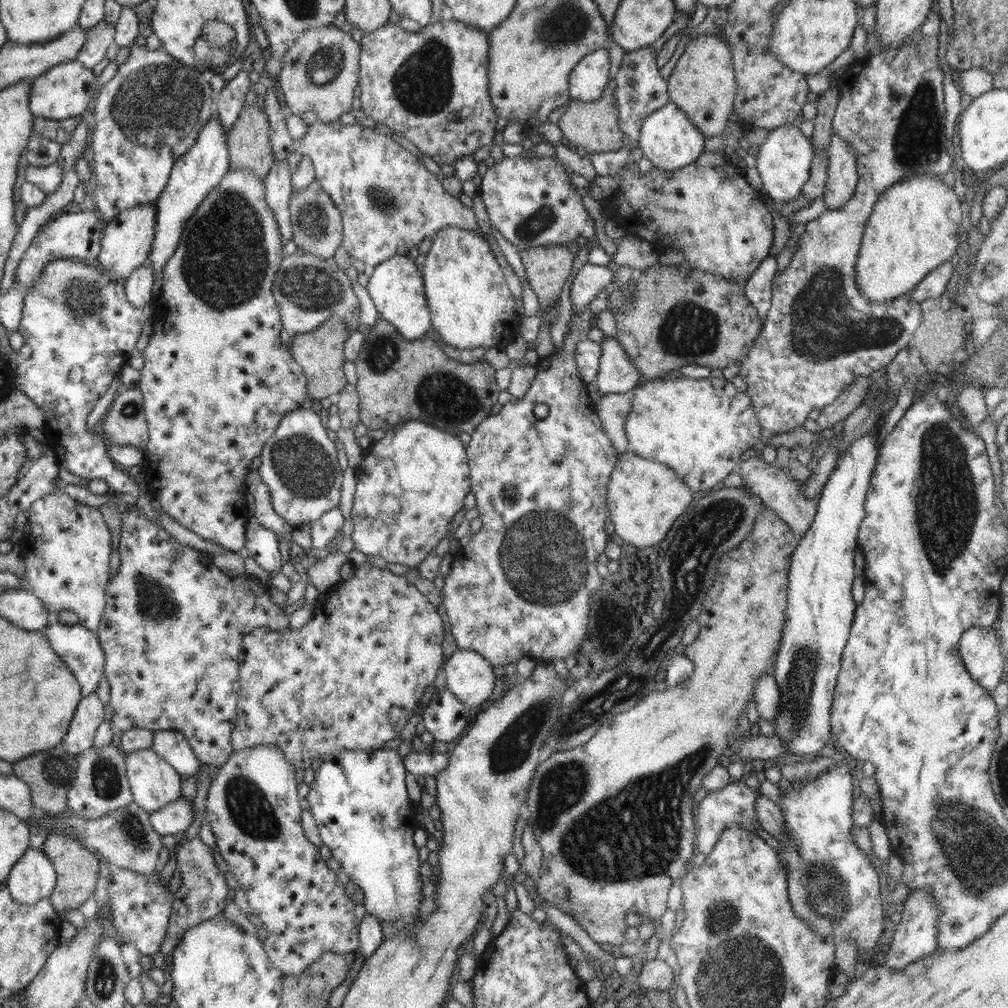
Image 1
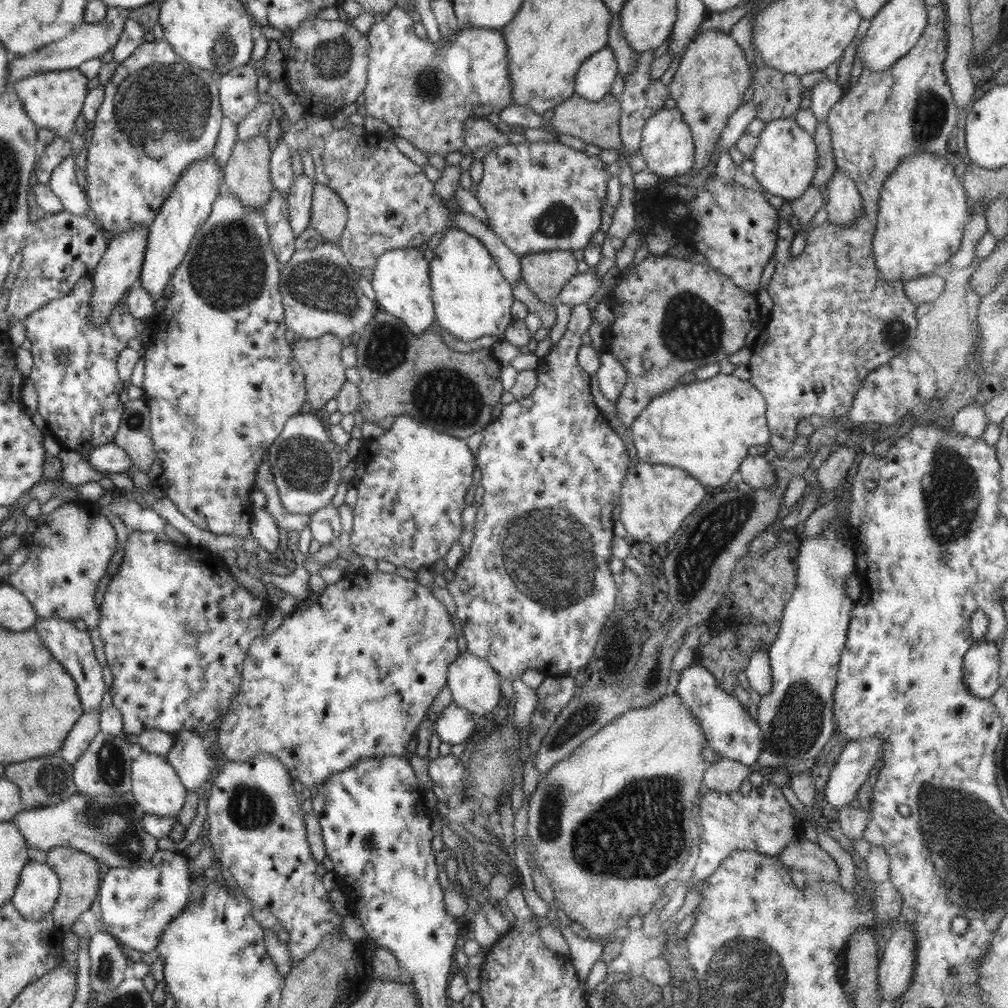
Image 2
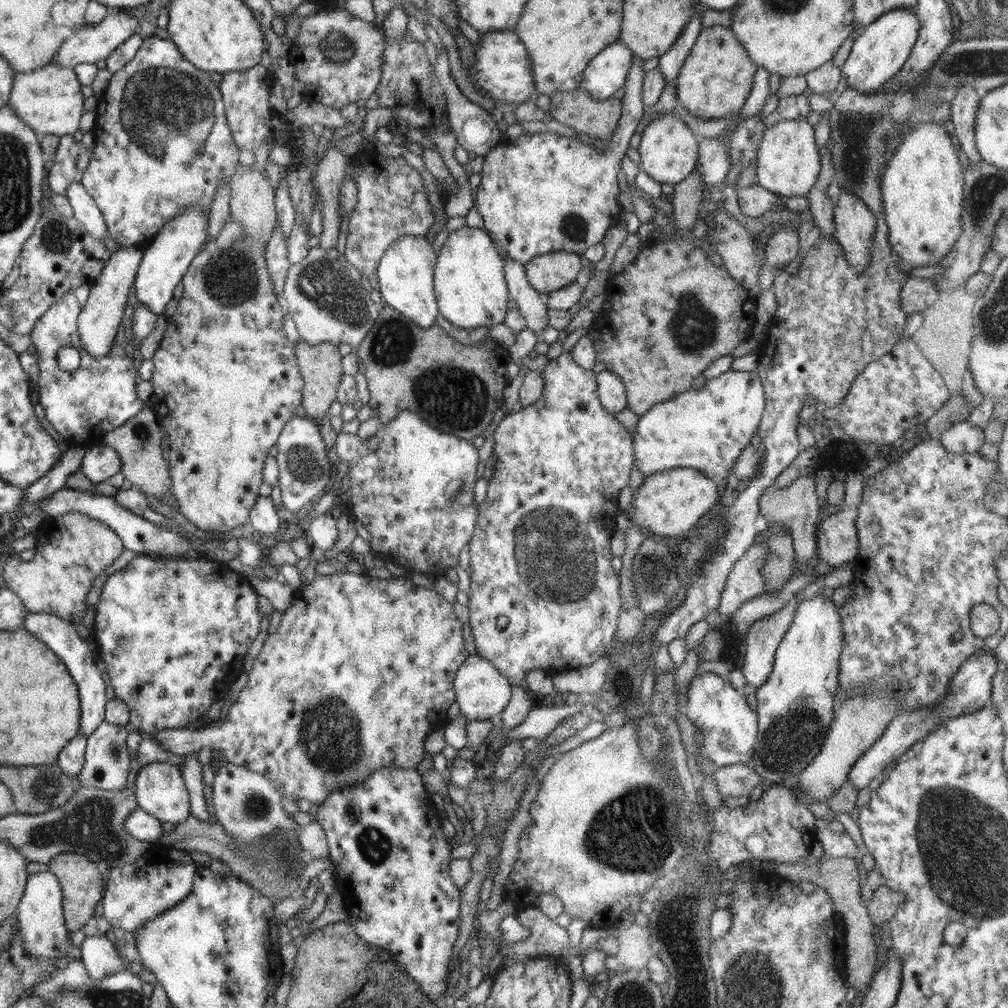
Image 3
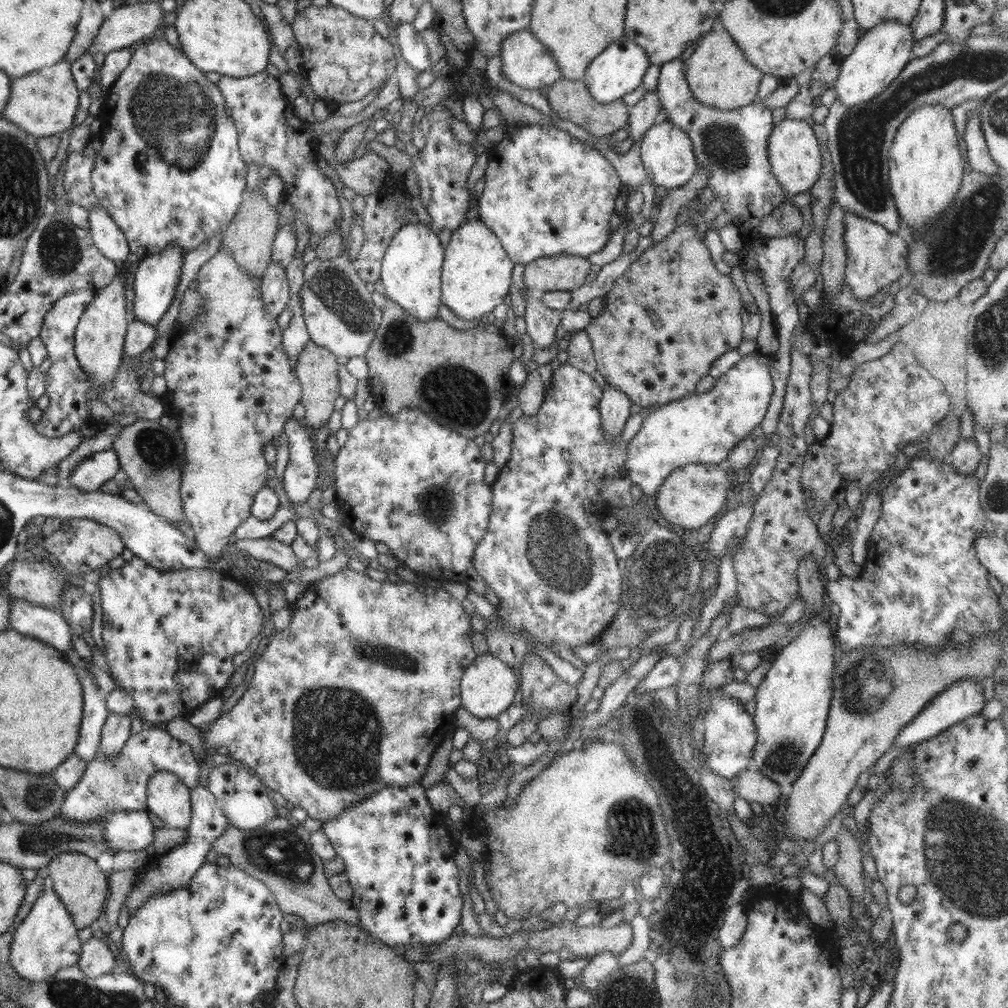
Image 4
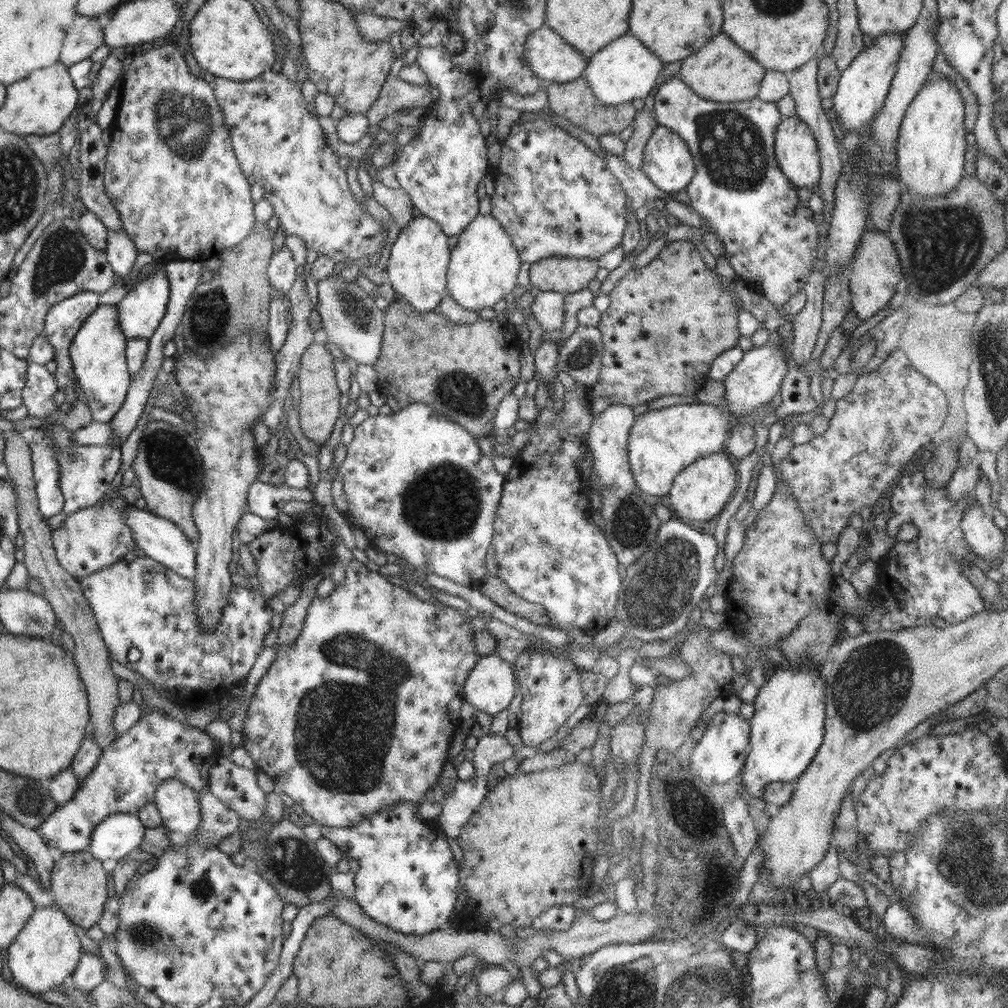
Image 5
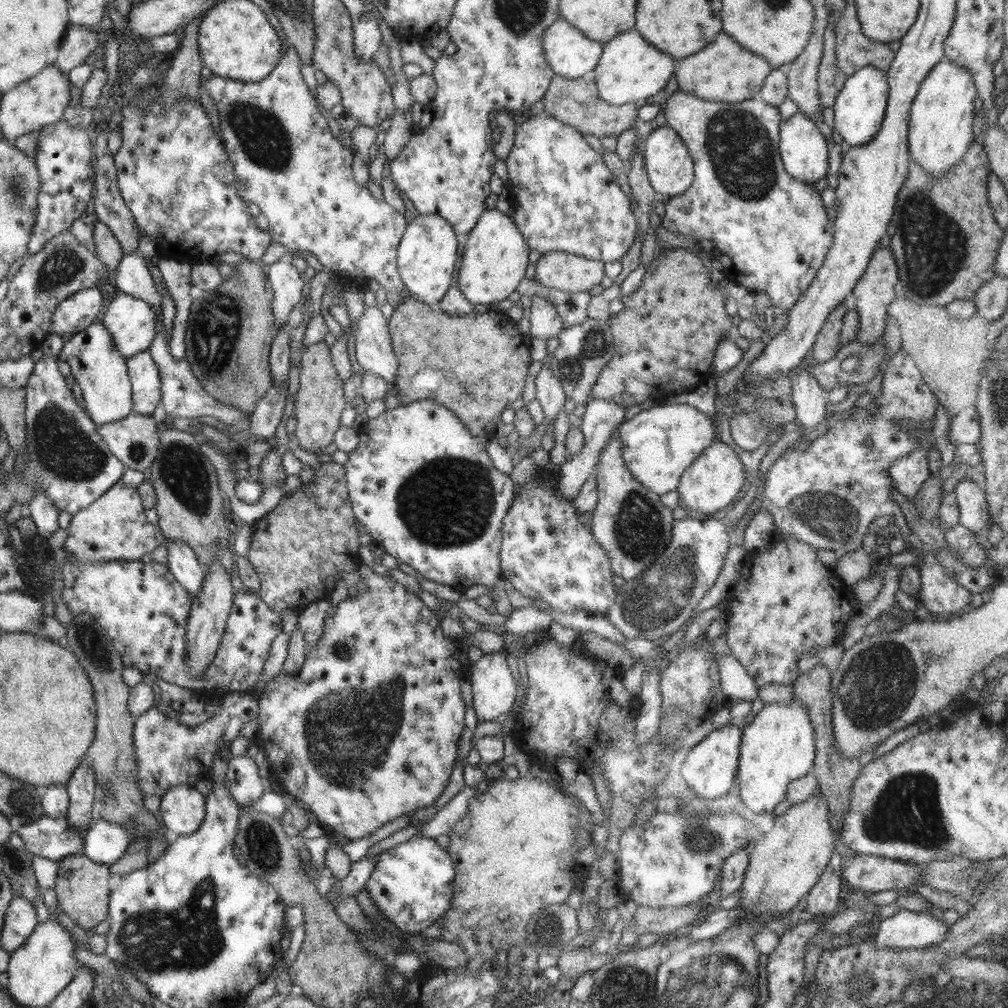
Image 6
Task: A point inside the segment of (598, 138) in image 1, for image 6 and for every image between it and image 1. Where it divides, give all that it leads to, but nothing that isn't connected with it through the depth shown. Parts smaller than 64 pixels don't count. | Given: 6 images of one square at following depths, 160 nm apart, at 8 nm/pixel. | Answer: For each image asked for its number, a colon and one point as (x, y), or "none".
2: (597, 123)
3: (591, 118)
4: (570, 99)
5: (575, 101)
6: (575, 102)

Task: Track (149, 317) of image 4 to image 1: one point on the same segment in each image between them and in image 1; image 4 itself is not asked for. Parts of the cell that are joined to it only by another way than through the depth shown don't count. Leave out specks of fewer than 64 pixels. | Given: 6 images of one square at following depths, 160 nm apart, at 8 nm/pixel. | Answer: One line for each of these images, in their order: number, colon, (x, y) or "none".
1: (199, 170)
2: (190, 203)
3: (166, 259)

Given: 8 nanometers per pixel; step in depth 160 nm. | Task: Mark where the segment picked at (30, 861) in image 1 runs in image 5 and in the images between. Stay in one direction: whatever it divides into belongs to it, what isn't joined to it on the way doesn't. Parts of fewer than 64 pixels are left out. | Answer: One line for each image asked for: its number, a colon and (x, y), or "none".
2: (35, 896)
3: (42, 926)
4: (46, 940)
5: (48, 949)

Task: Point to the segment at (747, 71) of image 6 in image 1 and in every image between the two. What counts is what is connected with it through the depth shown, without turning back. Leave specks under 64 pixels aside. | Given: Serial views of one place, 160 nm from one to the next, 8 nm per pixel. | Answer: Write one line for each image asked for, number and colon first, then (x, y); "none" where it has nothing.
1: (703, 84)
2: (713, 74)
3: (716, 78)
4: (719, 76)
5: (720, 71)

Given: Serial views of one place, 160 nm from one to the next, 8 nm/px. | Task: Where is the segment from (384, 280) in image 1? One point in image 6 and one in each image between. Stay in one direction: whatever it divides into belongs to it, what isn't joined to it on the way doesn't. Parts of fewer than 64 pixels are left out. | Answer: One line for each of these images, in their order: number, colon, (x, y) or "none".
2: (401, 280)
3: (405, 273)
4: (411, 269)
5: (417, 269)
6: (427, 254)

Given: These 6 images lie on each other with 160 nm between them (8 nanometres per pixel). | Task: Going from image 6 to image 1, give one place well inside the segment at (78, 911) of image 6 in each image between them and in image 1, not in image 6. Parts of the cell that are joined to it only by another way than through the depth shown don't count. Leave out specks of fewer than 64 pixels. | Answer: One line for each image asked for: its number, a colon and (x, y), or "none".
1: (77, 868)
2: (79, 879)
3: (82, 886)
4: (81, 885)
5: (78, 882)

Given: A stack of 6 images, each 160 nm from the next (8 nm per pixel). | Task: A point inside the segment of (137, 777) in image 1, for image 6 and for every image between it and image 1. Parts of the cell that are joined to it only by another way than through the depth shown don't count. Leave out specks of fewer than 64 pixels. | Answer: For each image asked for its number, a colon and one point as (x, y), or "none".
2: (157, 789)
3: (160, 788)
4: (169, 798)
5: (179, 806)
6: (183, 808)

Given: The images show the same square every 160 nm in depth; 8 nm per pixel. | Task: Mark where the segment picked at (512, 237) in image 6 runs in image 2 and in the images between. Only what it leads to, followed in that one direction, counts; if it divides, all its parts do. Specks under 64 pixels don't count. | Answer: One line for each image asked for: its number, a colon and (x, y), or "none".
2: (471, 298)
3: (471, 291)
4: (476, 275)
5: (483, 268)

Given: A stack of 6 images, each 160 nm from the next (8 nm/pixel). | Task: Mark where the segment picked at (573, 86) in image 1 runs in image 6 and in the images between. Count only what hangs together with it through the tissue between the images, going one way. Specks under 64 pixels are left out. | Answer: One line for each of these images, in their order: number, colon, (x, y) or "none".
2: (594, 78)
3: (606, 72)
4: (619, 68)
5: (623, 70)
6: (629, 69)

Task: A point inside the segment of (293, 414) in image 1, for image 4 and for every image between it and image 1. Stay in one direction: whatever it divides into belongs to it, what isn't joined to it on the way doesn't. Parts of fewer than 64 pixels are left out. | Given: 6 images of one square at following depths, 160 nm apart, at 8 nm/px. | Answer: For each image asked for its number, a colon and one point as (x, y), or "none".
2: (304, 460)
3: (304, 469)
4: (299, 480)

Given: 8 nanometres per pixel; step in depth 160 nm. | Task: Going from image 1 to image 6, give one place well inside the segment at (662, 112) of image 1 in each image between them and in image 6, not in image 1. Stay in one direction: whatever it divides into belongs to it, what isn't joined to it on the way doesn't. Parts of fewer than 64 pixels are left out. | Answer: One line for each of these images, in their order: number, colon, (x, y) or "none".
2: (667, 147)
3: (669, 152)
4: (667, 154)
5: (667, 163)
6: (670, 169)

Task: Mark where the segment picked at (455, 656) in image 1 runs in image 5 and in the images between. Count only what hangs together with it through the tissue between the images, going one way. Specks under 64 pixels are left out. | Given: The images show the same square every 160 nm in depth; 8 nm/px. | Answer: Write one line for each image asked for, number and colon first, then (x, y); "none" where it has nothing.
2: (474, 685)
3: (482, 692)
4: (488, 687)
5: (490, 687)

